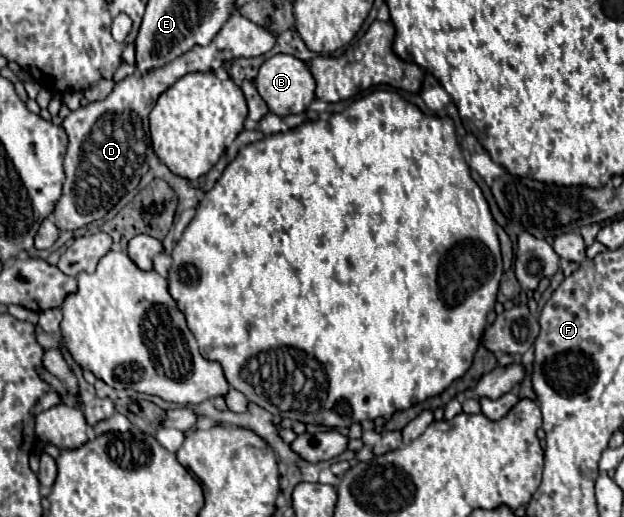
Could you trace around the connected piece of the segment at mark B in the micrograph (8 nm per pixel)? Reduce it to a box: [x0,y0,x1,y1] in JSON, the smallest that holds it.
[255,53,315,117]

